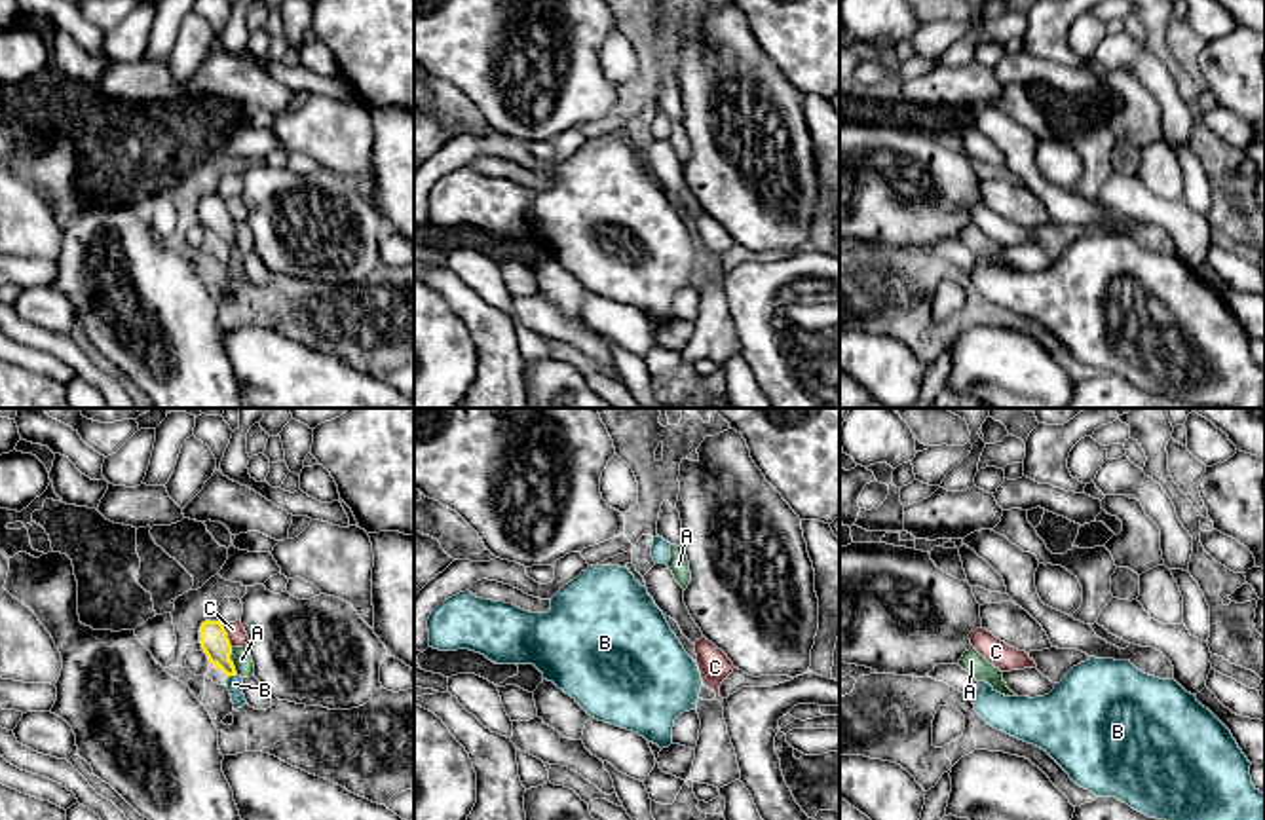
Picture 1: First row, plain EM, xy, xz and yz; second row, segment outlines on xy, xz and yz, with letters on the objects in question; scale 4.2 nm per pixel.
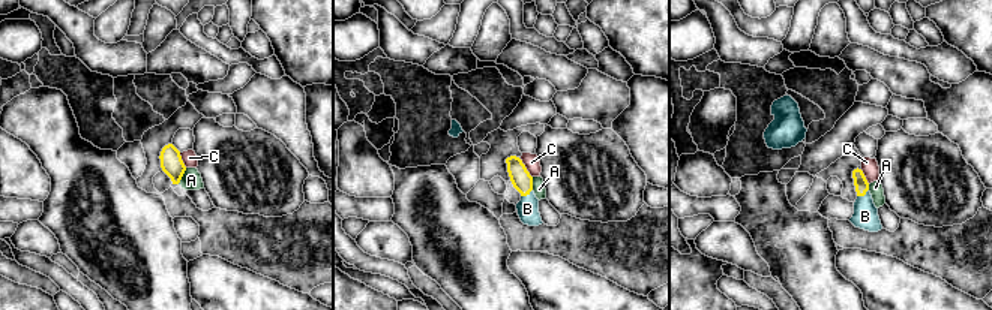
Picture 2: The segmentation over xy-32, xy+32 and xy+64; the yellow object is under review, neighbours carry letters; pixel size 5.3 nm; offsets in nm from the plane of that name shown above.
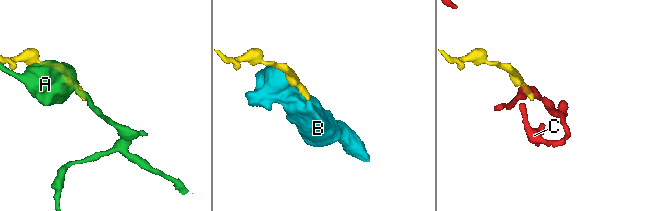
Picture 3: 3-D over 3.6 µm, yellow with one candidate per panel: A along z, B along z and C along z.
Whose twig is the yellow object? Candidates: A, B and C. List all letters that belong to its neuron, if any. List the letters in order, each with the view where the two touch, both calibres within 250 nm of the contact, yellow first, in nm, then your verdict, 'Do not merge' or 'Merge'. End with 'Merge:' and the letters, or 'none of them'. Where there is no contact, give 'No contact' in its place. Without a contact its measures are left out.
A: Touches yellow in xy. Thickness 120 nm (yellow) against 90 nm. Do not merge
B: Touches yellow in xy. Thickness 120 nm (yellow) against 70 nm. Merge
C: Touches yellow in xy. Thickness 120 nm (yellow) against 80 nm. Do not merge
Merge: B

